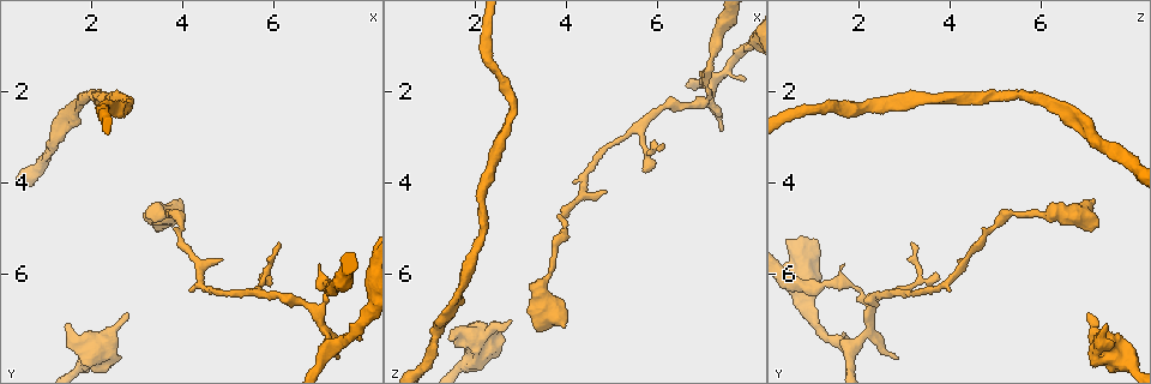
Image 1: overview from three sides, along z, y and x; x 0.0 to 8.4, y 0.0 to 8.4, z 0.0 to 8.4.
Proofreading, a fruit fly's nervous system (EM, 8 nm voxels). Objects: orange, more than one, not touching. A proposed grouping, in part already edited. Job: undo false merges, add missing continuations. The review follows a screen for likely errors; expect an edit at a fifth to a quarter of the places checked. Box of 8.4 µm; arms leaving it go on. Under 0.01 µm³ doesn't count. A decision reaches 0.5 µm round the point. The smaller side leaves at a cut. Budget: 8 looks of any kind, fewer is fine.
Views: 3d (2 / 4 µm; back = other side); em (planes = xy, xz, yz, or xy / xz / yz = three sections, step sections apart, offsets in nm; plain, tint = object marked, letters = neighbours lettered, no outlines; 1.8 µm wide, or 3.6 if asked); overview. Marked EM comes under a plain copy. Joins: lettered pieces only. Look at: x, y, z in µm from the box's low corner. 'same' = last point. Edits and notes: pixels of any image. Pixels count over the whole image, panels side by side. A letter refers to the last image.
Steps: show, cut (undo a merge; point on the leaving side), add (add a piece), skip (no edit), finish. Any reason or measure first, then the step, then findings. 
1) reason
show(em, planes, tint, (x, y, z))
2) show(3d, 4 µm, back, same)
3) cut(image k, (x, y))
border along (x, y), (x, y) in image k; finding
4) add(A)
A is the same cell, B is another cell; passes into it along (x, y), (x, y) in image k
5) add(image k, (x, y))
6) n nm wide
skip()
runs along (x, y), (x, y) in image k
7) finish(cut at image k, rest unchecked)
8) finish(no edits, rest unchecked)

branch stops here
show(3d, 2 µm, (4.00, 4.40, 7.15))

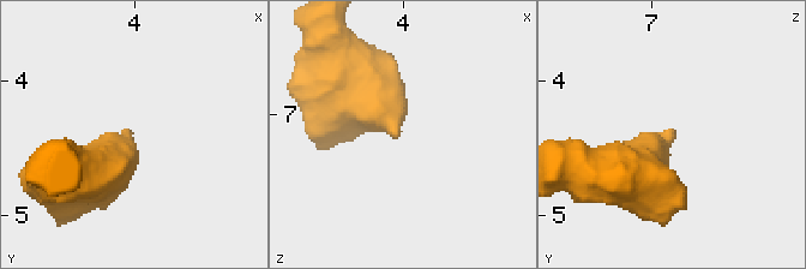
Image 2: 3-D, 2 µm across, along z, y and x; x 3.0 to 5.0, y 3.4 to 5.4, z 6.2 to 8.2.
need the tissue
show(em, xz, step 16, tint, (3.98, 4.40, 7.18))

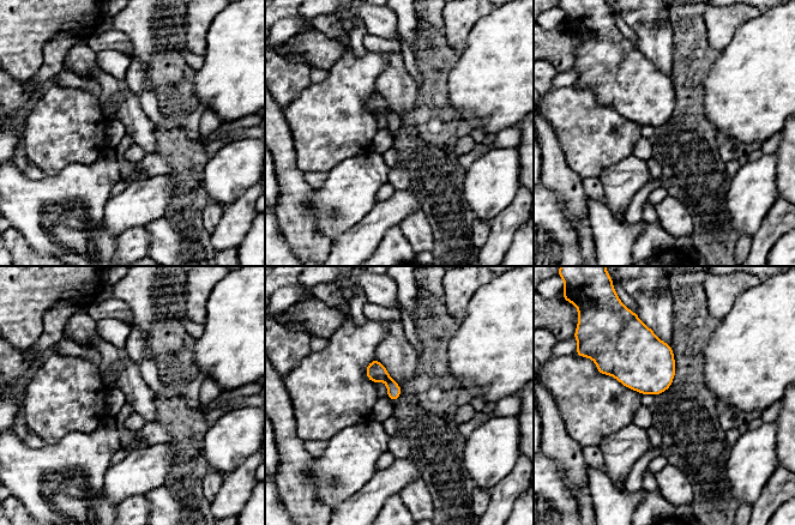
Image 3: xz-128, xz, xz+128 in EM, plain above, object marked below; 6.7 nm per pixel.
show(em, planes, letters, same)

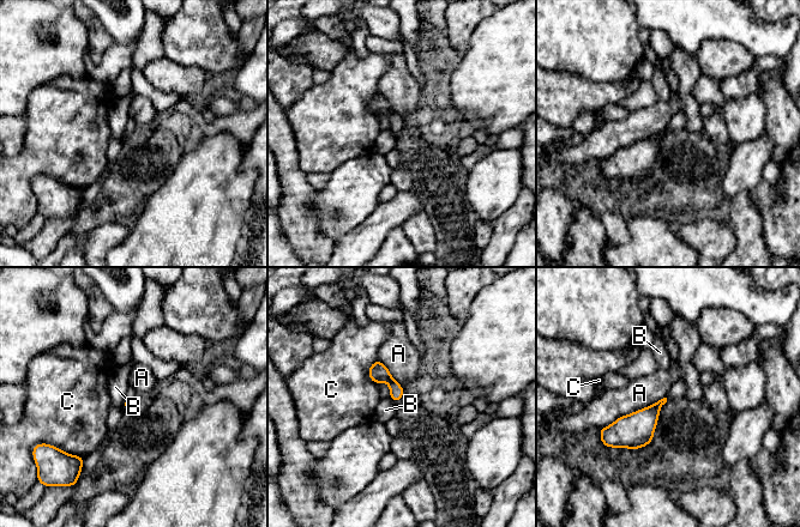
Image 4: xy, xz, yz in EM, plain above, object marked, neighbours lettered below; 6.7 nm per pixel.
skip()
A, B and C are other cells; no lettered piece goes on from it

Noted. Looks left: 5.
free end
show(3d, 2 µm, (1.50, 7.10, 7.40))

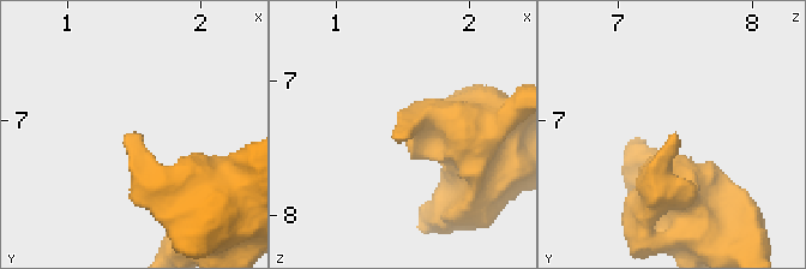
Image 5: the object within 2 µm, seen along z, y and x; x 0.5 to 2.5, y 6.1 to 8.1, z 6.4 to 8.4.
show(em, xy, step 8, tint, (1.48, 7.08, 7.42))

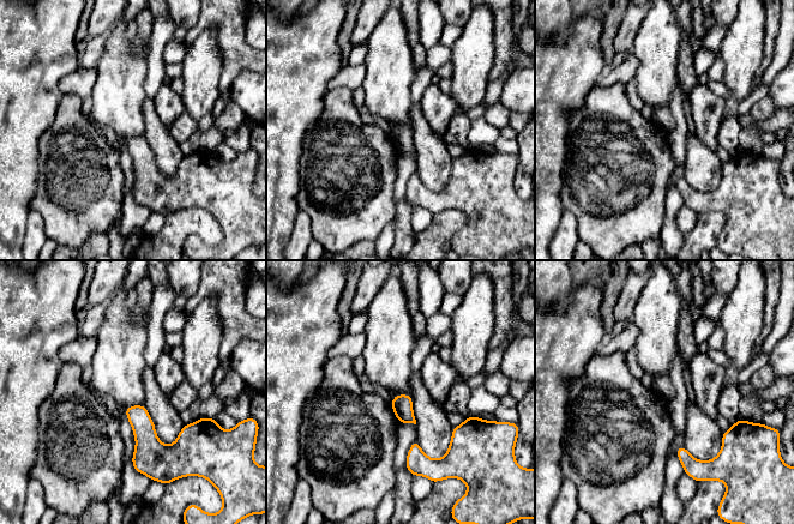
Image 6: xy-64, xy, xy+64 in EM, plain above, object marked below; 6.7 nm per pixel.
show(em, planes, letters, same)

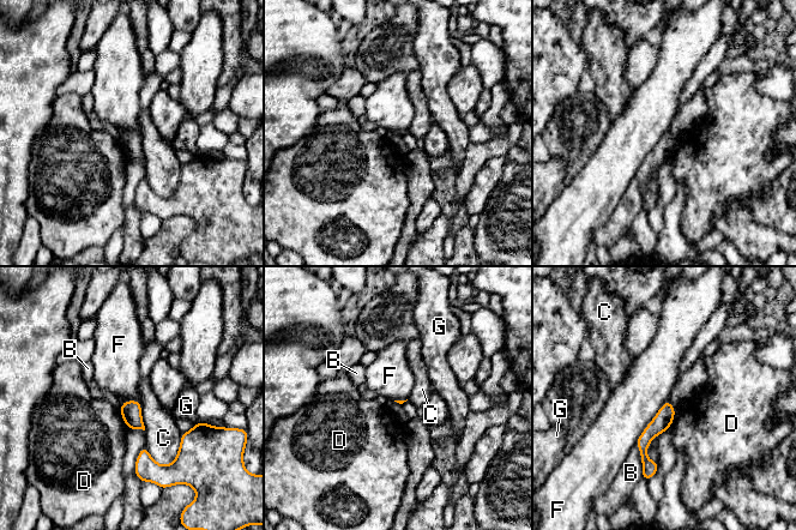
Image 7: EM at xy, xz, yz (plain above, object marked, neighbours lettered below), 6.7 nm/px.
skip()
B, C, D, F and G are other cells; runs along (668, 405), (644, 440), (649, 470) in image 7; none of them fits

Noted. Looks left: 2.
finish(no edits, rest unchecked)

